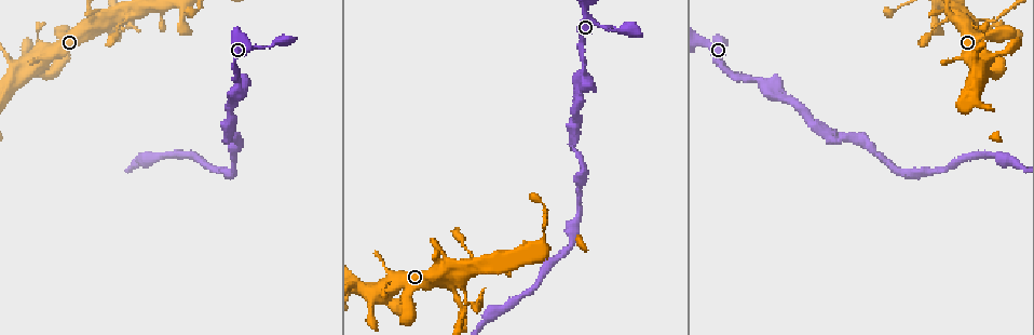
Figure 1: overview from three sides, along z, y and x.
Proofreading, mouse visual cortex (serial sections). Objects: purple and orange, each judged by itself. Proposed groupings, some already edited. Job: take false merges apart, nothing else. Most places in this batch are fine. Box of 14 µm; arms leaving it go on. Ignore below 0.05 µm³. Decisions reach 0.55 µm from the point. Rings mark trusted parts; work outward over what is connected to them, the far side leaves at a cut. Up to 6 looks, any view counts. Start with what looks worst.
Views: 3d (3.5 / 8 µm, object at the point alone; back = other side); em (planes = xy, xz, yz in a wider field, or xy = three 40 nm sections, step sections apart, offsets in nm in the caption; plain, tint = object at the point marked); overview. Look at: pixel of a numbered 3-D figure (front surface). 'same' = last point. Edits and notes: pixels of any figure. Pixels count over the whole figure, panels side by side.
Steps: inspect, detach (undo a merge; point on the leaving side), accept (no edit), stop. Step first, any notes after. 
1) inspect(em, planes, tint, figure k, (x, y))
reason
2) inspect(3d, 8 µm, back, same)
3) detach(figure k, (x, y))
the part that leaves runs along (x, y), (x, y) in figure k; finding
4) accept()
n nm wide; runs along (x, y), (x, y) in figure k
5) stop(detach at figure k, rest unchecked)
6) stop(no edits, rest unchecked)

inspect(3d, 3.5 µm, figure 1, (993, 22))
branch point

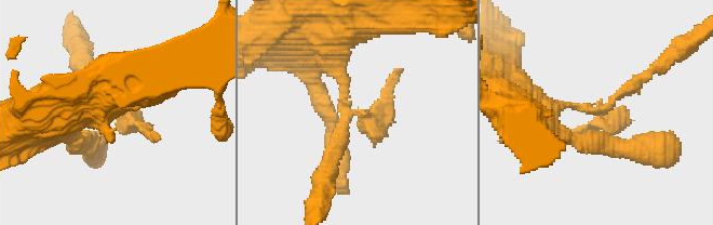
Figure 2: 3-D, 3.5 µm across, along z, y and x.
inspect(em, xy, step 5, tint, figure 2, (597, 107))

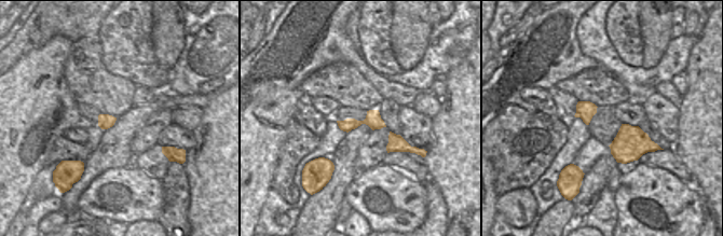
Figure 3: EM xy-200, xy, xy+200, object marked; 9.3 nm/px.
detach(figure 2, (638, 83))
a second cell is stuck on

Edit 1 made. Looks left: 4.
inspect(overview)

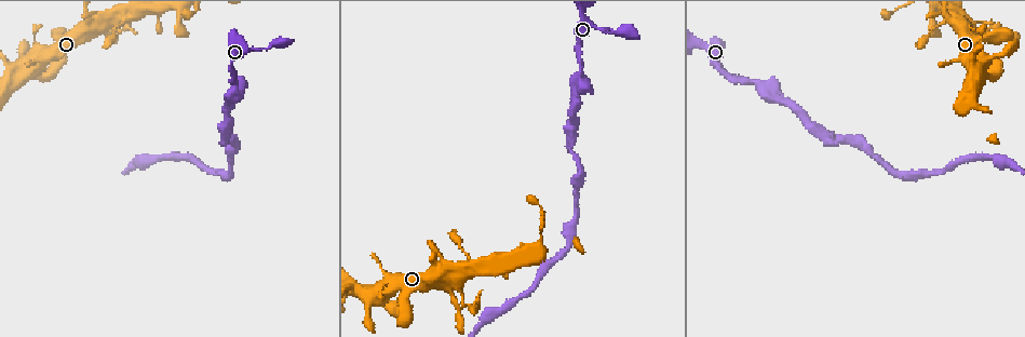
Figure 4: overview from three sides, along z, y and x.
inspect(3d, 3.5 µm, figure 4, (24, 71))
sharp bend

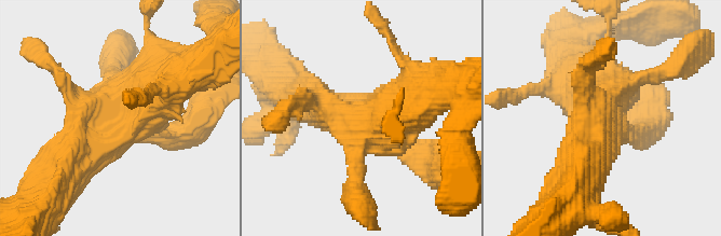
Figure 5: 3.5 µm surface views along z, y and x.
inspect(em, xy, step 5, tint, figure 5, (121, 124))
shape alone is not enough

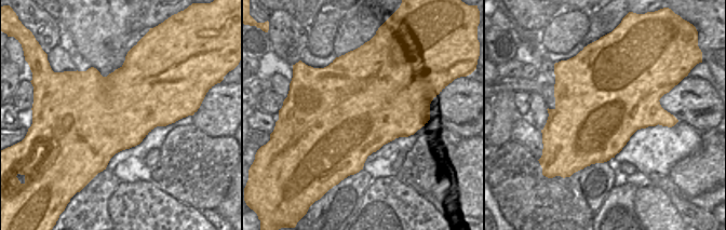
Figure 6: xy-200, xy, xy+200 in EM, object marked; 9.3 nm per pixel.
accept()
runs along (190, 72), (158, 85), (84, 158) in figure 5; one cell here

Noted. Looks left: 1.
stop(detach at figure 2, rest unchecked)

